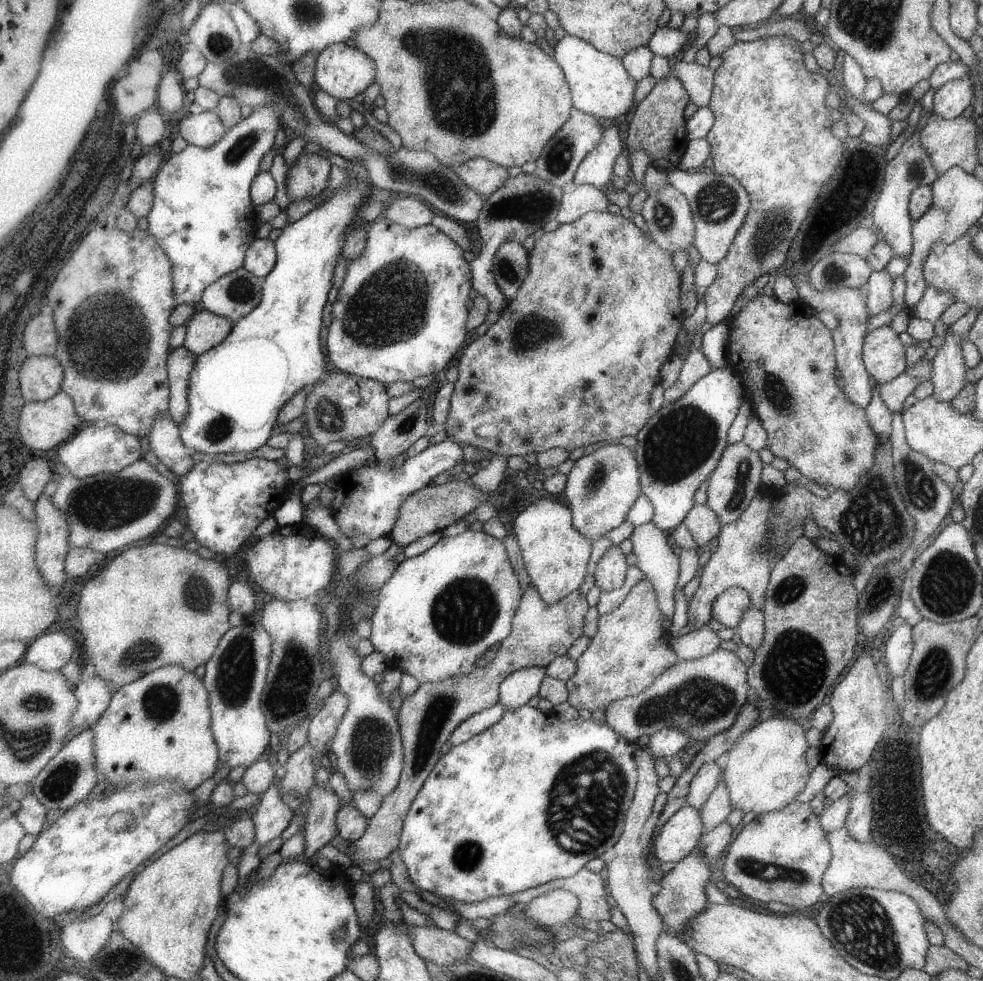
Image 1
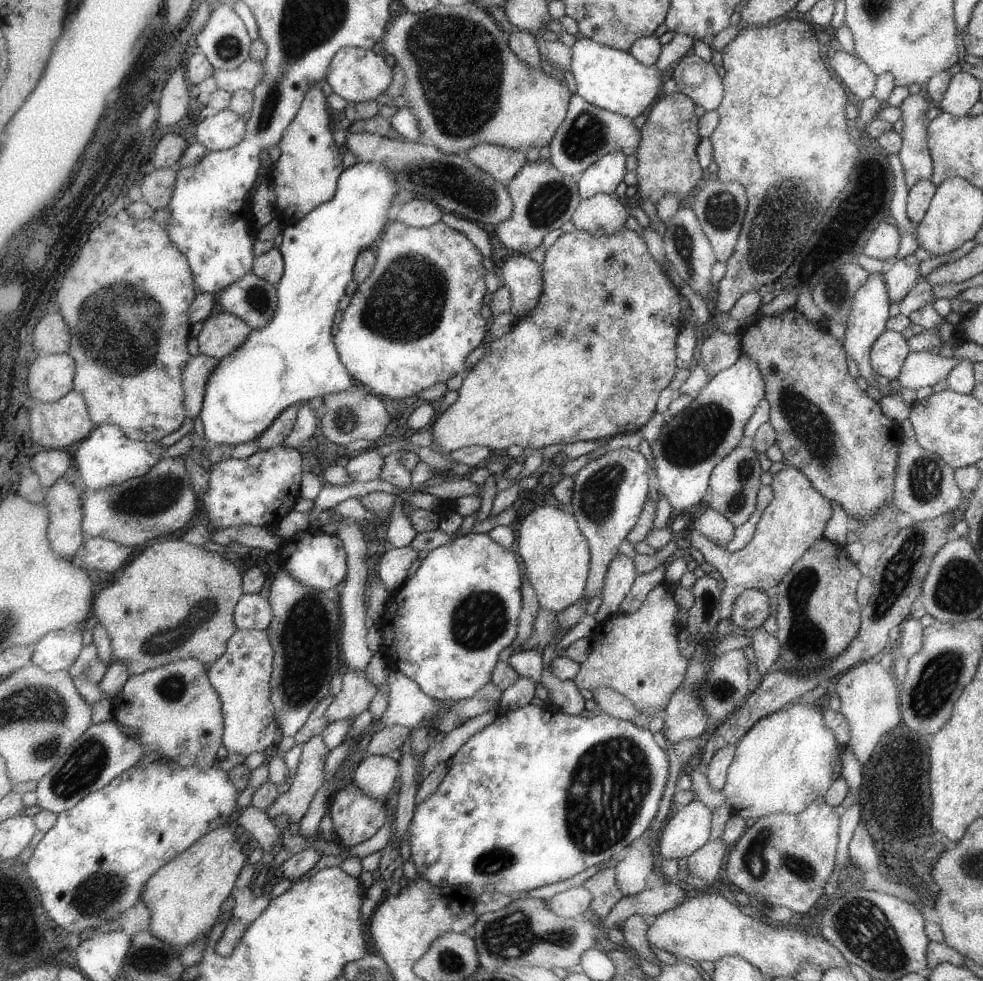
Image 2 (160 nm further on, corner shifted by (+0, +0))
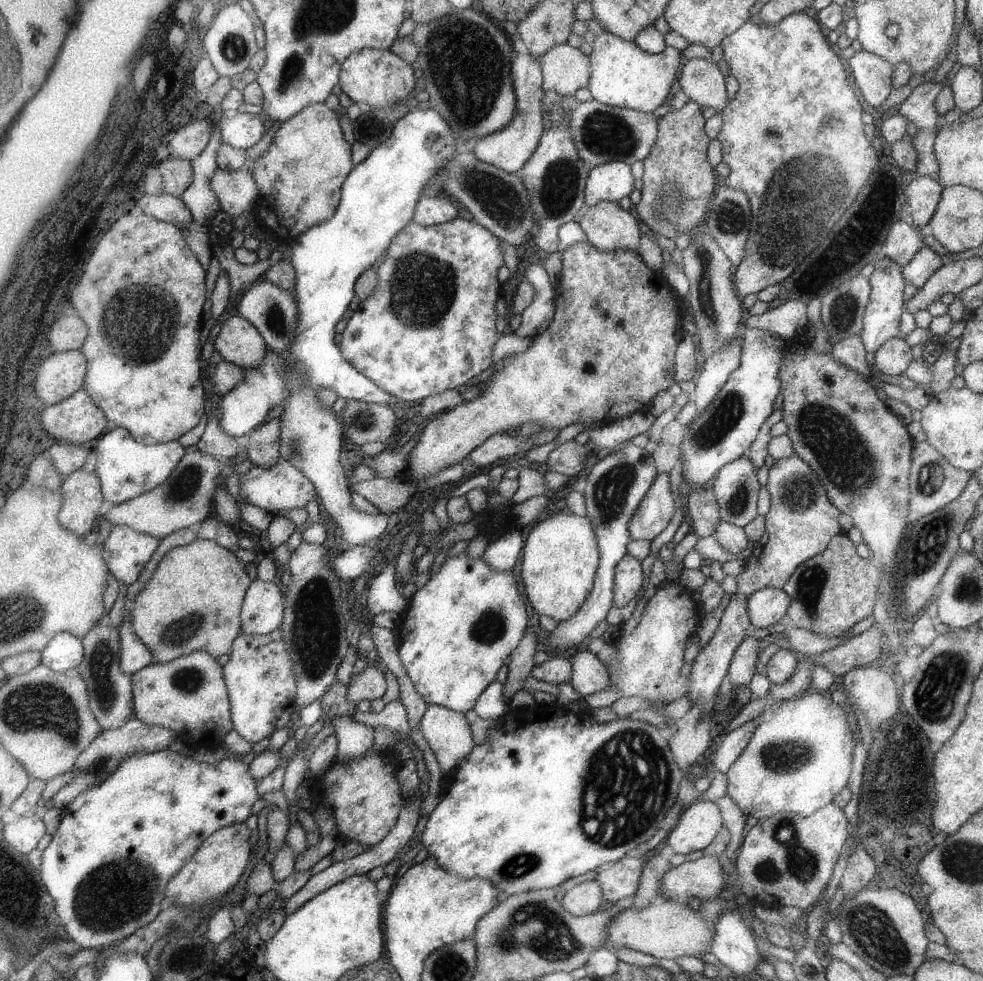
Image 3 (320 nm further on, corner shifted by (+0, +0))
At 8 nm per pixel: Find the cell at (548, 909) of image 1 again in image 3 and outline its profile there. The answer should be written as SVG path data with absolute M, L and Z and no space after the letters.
M595 880L581 882L565 892L560 903L573 917L581 917L597 911L601 904L601 888Z

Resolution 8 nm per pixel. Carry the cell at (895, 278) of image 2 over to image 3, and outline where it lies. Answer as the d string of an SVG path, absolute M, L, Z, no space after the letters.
M923 246L913 254L911 260L904 267L901 267L903 278L918 289L928 279L928 276L931 276L931 273L944 264L944 260L931 248Z

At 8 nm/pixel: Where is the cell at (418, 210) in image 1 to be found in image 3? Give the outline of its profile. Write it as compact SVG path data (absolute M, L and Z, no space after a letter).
M423 195L416 208L413 222L426 227L447 222L457 216L457 207L447 196L426 197Z

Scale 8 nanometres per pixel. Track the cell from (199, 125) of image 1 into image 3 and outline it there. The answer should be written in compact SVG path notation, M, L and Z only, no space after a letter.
M232 113L217 125L221 129L221 144L227 143L238 149L255 146L265 134L261 116L253 113Z

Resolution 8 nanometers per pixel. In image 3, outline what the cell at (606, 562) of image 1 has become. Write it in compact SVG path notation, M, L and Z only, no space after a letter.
M626 553L614 568L613 604L617 608L631 604L643 588L643 560Z

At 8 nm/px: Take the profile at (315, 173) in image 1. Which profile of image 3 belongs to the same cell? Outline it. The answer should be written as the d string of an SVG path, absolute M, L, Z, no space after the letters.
M327 104L307 105L299 114L287 119L276 132L272 145L260 156L250 170L257 181L259 195L265 196L267 208L259 208L259 220L278 241L289 242L299 238L308 229L335 216L342 199L342 186L356 167L351 160L351 144L343 136L343 128L335 110Z

